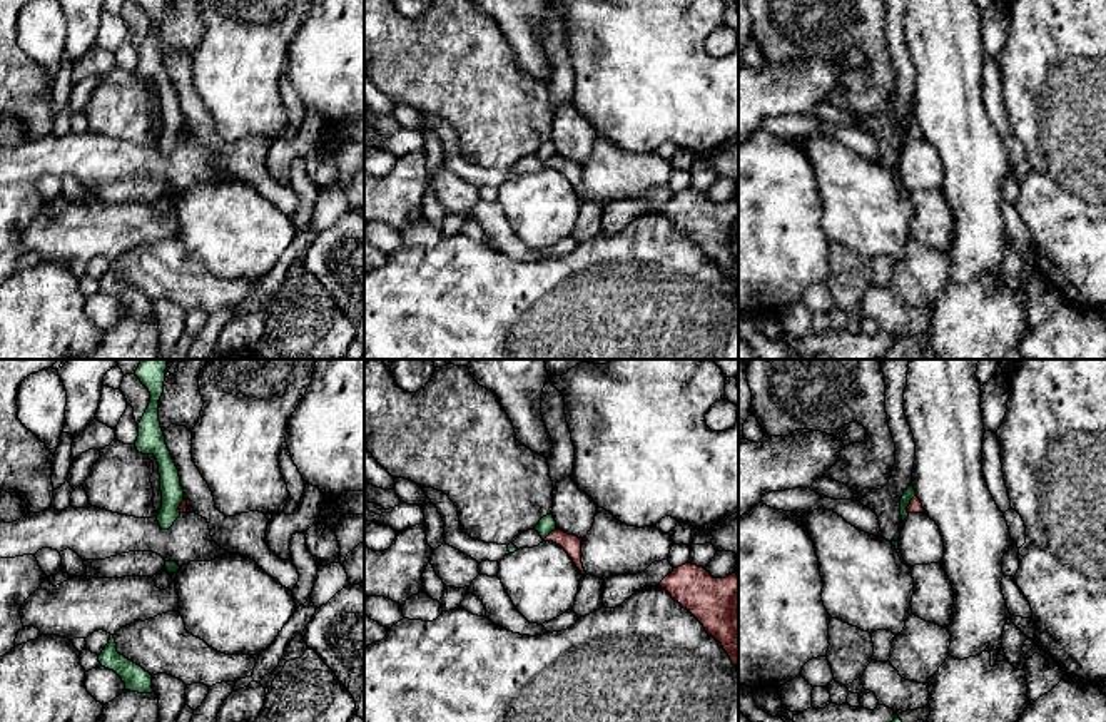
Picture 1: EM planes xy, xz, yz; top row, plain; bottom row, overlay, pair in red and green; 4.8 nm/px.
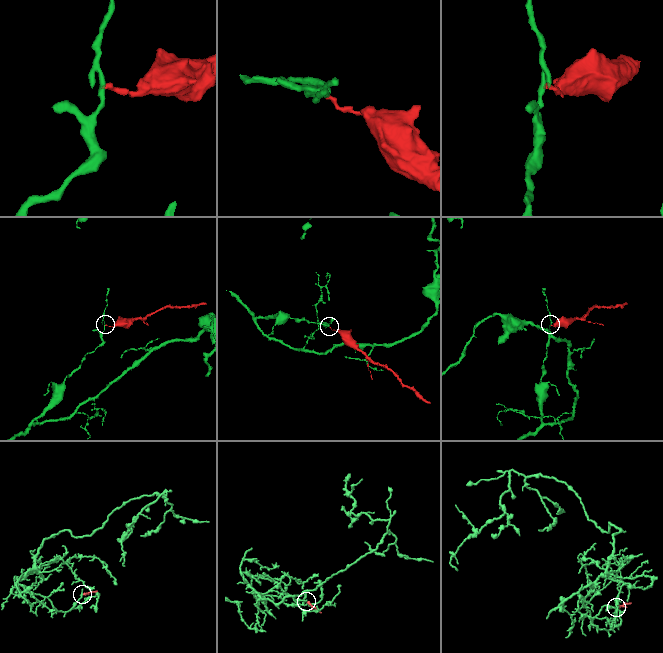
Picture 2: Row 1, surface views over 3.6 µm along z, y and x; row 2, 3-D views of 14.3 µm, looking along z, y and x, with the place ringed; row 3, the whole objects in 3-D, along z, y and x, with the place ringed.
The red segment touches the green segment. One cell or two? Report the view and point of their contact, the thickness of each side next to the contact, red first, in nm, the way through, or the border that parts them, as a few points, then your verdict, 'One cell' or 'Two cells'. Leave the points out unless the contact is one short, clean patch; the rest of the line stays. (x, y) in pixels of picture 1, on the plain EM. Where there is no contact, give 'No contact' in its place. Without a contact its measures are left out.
Touches red at yz (909, 129). Thickness 60 nm (red) against 60 nm. Boundary: yz (914, 121), (908, 137). Two cells

